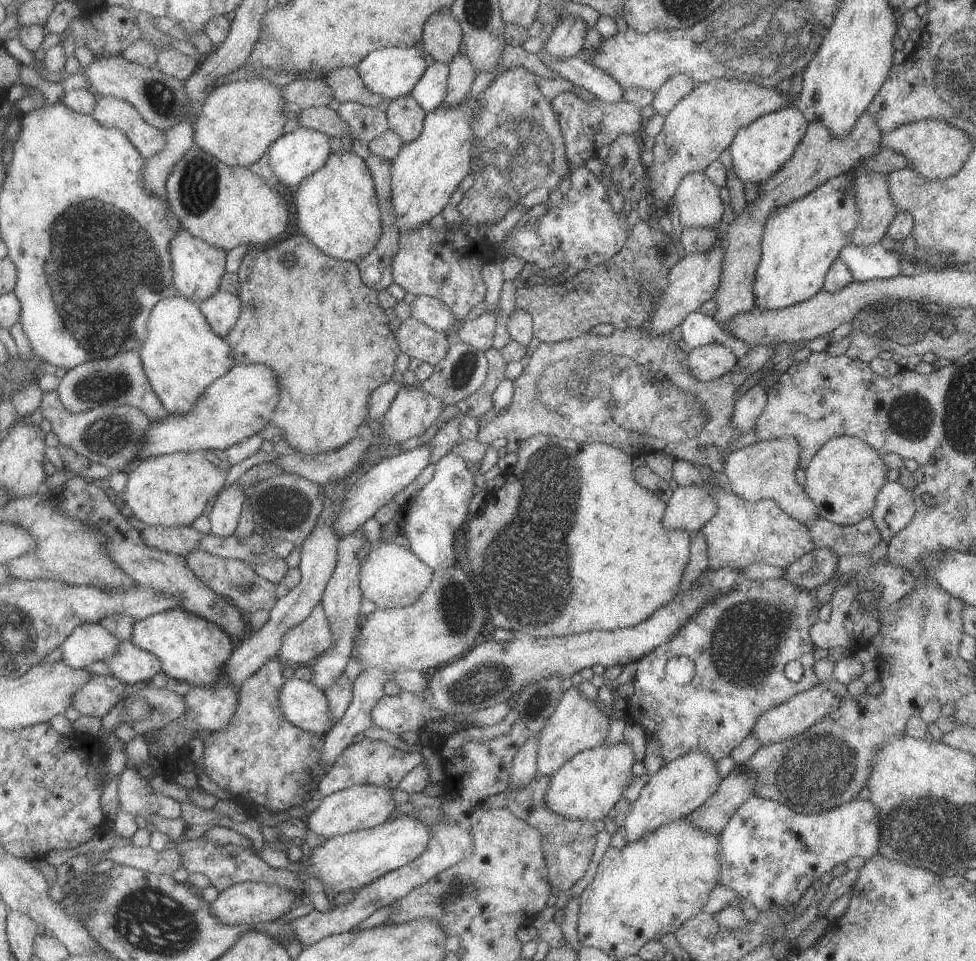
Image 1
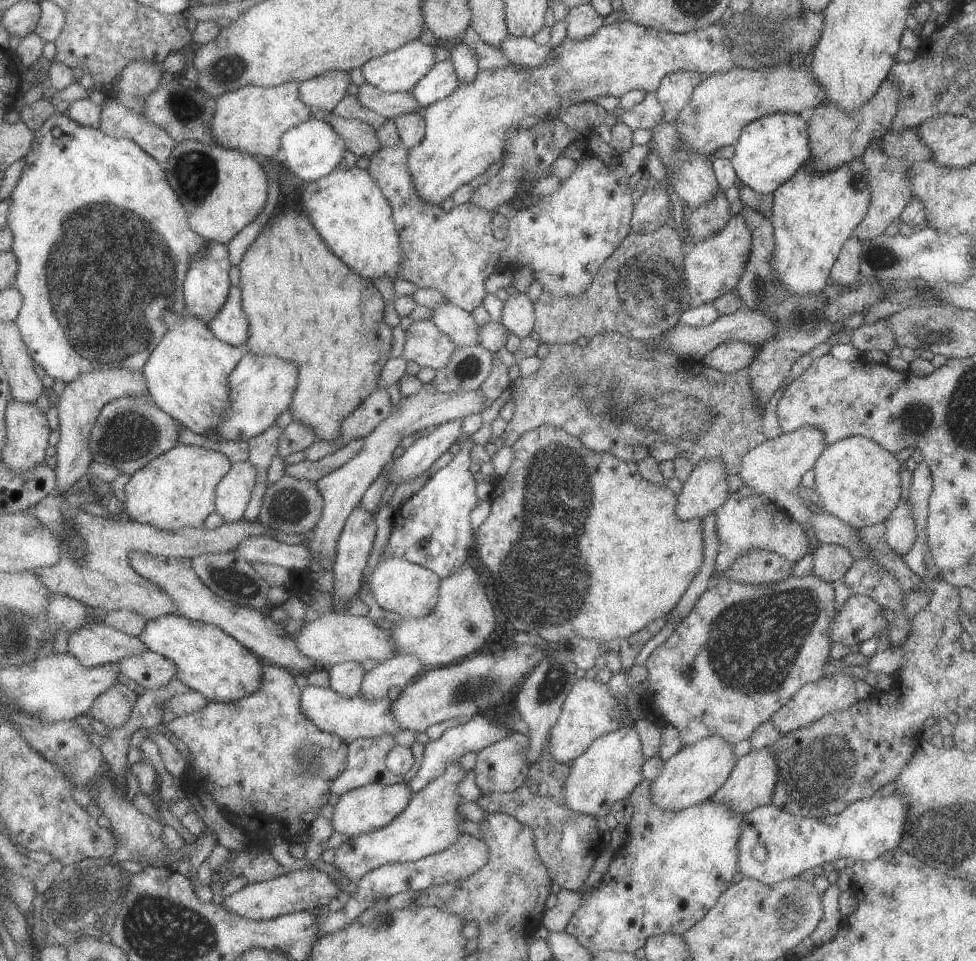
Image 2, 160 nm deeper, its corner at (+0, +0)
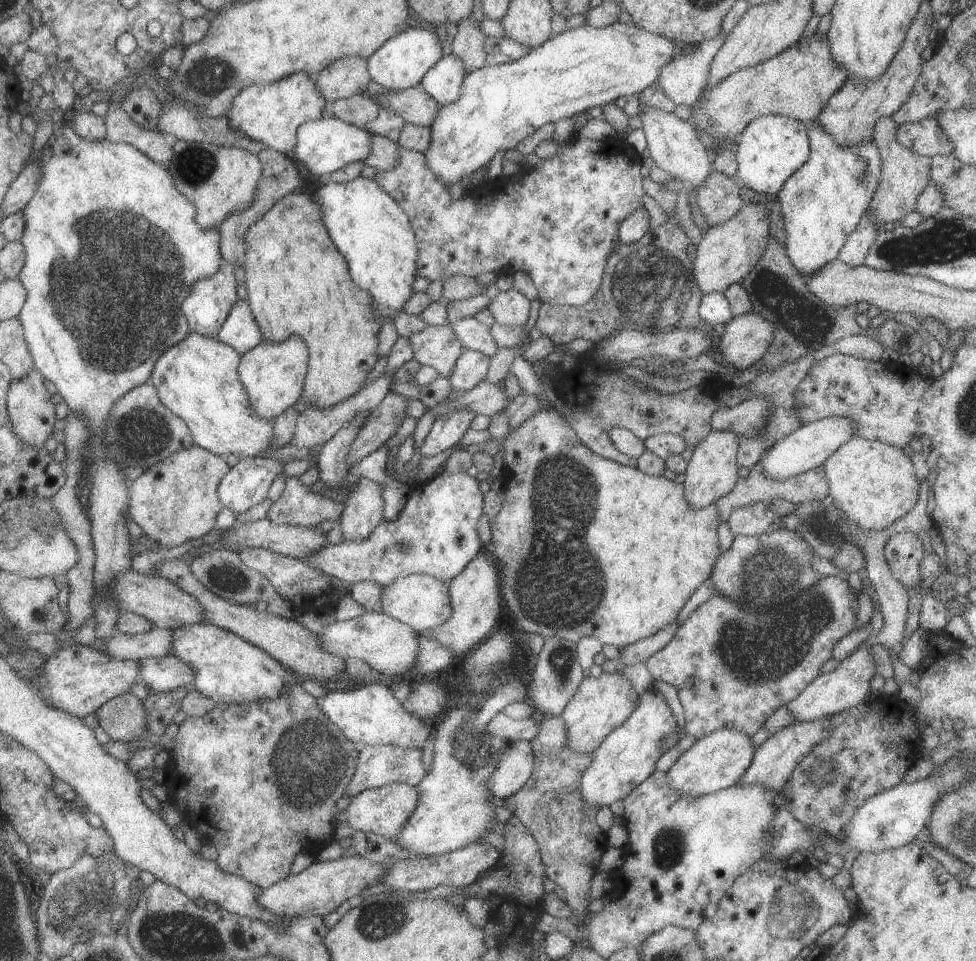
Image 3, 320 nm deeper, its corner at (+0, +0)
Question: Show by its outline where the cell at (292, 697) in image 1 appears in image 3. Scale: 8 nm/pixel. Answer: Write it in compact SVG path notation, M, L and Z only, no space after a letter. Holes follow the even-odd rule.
M360 683L343 692L338 690L328 691L323 697L317 698L317 703L322 709L322 712L355 743L361 743L363 745L394 745L397 747L423 750L430 735L434 734L433 724L418 719L417 716L414 716L402 707L402 703L394 696L392 689L385 686L384 683L369 685Z

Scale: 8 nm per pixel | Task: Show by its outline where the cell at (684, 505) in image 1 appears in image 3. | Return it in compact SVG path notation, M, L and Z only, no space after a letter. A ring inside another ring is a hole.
M712 429L693 450L692 458L687 461L685 472L685 491L687 503L696 510L714 504L717 500L736 486L739 466L736 463L736 452L740 446L739 435L732 431Z

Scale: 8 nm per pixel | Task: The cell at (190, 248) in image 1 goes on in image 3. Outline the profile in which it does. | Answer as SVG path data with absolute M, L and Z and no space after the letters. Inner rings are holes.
M223 260L216 274L197 280L194 283L190 296L182 304L182 314L184 314L189 324L190 332L213 339L217 338L217 334L226 322L232 307L239 301L238 293L236 293L238 283L236 282L234 270L235 266L233 264Z

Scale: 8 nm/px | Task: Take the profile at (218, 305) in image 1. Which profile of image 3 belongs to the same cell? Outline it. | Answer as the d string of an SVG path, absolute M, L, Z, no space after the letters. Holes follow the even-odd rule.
M239 300L232 307L226 322L217 334L217 339L230 345L241 355L264 341L261 328L254 318L248 300Z

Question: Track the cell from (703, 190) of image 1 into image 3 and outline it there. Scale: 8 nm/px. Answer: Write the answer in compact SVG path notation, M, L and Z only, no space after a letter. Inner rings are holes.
M641 106L639 111L642 130L647 138L647 147L657 166L670 172L675 181L684 182L687 188L697 188L712 172L713 156L700 142L692 123L654 107Z

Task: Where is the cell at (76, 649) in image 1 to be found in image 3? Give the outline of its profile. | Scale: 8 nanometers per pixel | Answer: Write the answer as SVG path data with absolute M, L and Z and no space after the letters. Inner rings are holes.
M156 626L137 635L120 633L107 641L98 641L98 649L110 653L112 659L143 661L150 657L172 655L173 631Z

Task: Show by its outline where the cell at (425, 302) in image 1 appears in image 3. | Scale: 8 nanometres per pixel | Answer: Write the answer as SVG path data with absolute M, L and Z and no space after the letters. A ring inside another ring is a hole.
M466 317L450 325L466 349L483 352L492 358L499 351L499 344L491 335L491 328L474 317Z

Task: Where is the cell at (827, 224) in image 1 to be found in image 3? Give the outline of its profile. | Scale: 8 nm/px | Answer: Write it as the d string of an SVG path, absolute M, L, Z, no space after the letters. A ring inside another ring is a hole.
M809 122L807 126L810 156L786 179L777 194L787 230L785 249L802 276L839 258L848 235L869 211L870 201L879 186L882 164L874 140L841 146L820 123Z

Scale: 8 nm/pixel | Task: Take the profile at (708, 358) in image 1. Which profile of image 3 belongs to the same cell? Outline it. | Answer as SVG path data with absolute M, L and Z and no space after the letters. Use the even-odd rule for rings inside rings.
M752 310L721 327L719 349L736 372L759 362L775 337L775 324Z

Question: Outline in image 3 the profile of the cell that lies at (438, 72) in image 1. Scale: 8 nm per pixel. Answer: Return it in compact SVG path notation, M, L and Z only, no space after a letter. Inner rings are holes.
M444 52L444 56L424 75L420 88L433 96L440 105L450 104L463 93L462 85L467 74L464 61L459 56L453 52Z

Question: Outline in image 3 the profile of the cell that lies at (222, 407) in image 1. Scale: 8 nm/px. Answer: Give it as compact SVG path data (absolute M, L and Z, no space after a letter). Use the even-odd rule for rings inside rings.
M289 336L279 343L263 341L241 355L238 374L251 400L252 408L266 420L275 419L302 398L309 367L308 346L300 336Z

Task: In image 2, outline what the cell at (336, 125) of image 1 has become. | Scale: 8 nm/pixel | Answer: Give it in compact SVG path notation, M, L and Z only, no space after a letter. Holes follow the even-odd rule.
M332 112L327 120L332 128L344 139L348 151L351 151L359 158L371 158L382 147L377 137L377 131L368 123L358 119L345 119Z

